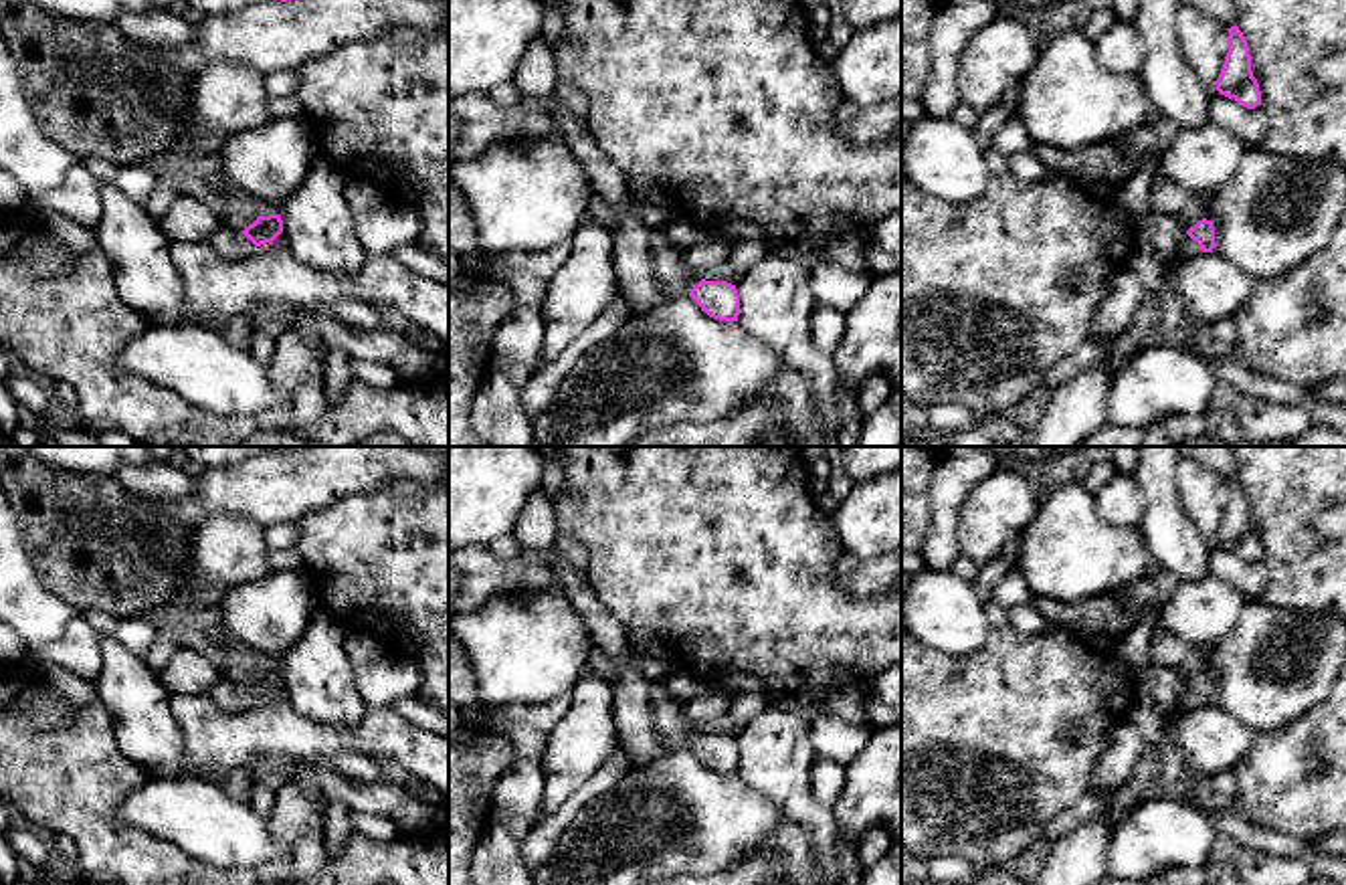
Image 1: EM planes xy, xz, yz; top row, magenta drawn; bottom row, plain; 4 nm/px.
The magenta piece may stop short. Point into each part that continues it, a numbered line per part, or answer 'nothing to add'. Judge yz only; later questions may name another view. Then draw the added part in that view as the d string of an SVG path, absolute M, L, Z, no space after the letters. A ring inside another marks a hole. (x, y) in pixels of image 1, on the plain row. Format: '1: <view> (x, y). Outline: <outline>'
1: yz (1187, 700). Outline: M1184 685L1182 691L1180 691L1180 695L1176 697L1176 703L1174 703L1174 709L1172 709L1172 719L1170 719L1170 723L1168 723L1168 729L1170 729L1172 721L1174 721L1180 713L1184 713L1184 711L1188 711L1188 709L1192 709L1192 707L1196 707L1196 705L1203 705L1200 699L1198 699L1198 695L1194 695L1194 693Z

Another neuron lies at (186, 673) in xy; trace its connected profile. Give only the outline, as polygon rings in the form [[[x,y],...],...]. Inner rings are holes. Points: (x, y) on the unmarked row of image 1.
[[[180,647],[158,677],[170,695],[202,695],[222,675],[206,657]]]

